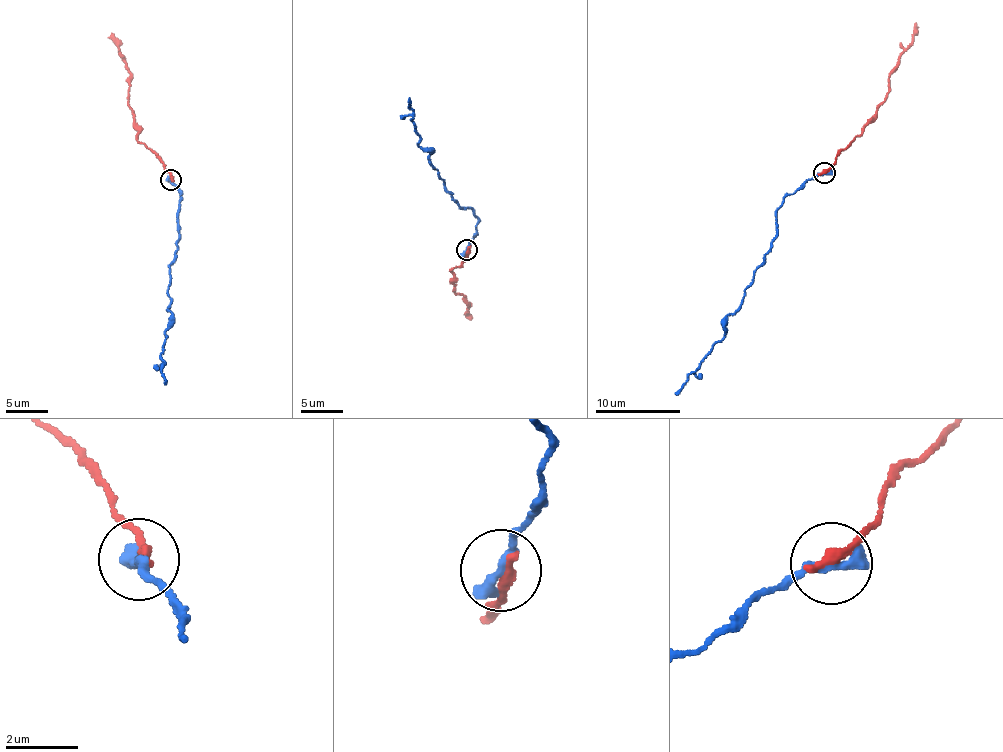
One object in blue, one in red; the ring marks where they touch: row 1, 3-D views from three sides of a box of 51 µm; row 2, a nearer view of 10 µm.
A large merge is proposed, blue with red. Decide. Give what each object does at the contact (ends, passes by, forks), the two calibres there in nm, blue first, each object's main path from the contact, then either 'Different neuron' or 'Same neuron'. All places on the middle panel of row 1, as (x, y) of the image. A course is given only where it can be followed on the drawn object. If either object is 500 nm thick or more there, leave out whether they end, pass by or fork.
At the ring blue ends. At the ring red ends. Thickness 360 nm (blue) against 280 nm. Course of blue: (467, 249), (478, 220), (472, 208), (459, 208), (431, 167), (431, 153), (420, 147), (410, 120), (409, 98). Course of red: (467, 249), (461, 266), (451, 271), (454, 293), (466, 295), (466, 304), (469, 305), (466, 314), (470, 314). Same neuron

